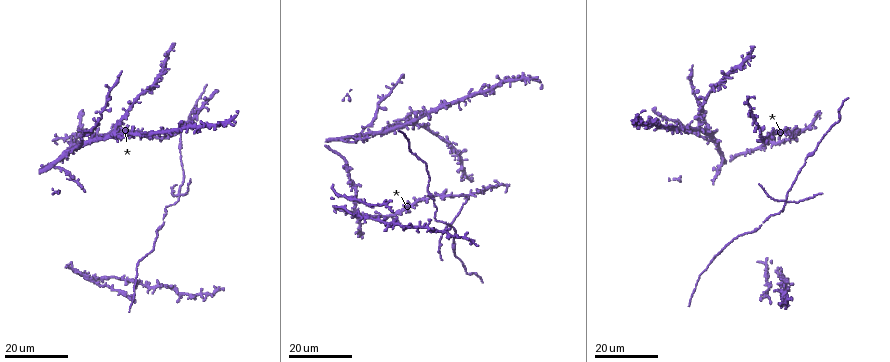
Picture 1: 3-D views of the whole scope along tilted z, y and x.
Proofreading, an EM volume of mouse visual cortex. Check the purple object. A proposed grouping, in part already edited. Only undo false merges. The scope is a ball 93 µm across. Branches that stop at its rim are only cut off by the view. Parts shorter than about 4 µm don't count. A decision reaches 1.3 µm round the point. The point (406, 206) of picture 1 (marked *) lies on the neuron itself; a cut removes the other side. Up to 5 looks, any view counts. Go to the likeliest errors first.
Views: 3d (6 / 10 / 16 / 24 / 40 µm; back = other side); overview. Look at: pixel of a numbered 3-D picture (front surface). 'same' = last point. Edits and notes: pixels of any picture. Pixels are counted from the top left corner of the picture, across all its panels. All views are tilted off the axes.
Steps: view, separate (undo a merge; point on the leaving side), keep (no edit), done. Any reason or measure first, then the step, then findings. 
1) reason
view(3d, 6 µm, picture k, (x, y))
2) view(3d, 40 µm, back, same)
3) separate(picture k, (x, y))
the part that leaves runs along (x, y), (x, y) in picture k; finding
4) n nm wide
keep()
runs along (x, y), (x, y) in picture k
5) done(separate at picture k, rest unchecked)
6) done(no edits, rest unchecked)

four-way junction
view(3d, 24 µm, picture 1, (786, 203))

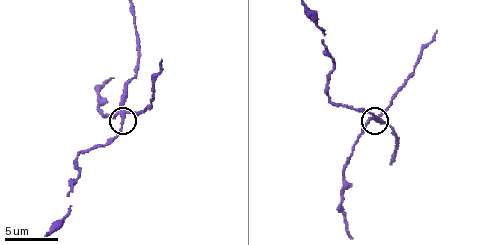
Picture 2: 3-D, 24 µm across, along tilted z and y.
view(3d, 6 µm, picture 2, (122, 116))

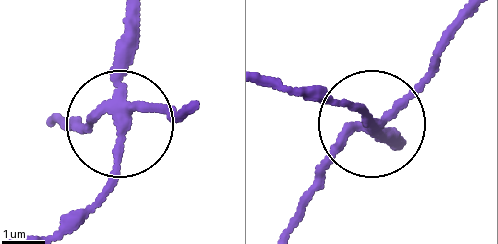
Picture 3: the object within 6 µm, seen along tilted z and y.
side arm 14 µm
separate(picture 3, (83, 125))
the part that leaves runs along (118, 110), (65, 123) in picture 3; two neurons meet here

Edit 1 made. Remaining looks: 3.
a fork
view(3d, 24 µm, picture 1, (359, 140))

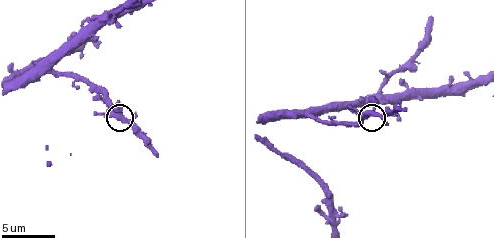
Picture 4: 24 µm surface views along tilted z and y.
closer look
view(3d, 10 µm, picture 4, (372, 111))

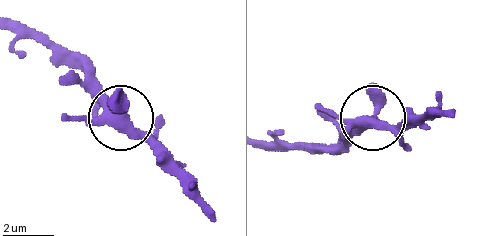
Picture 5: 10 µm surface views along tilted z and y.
keep()
runs along (266, 143), (337, 147), (375, 121), (423, 130) in picture 5; continuous, no second neuron

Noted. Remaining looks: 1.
view(3d, 16 µm, picture 4, (378, 91))

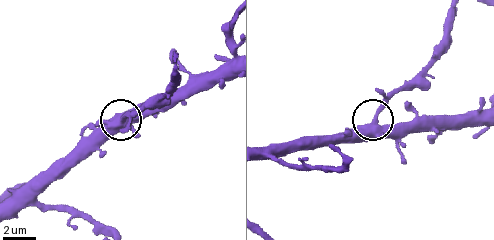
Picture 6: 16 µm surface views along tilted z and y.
side arm 27 µm
keep()
continuous, no second neuron

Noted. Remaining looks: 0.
done(separate at picture 3, rest unchecked)

